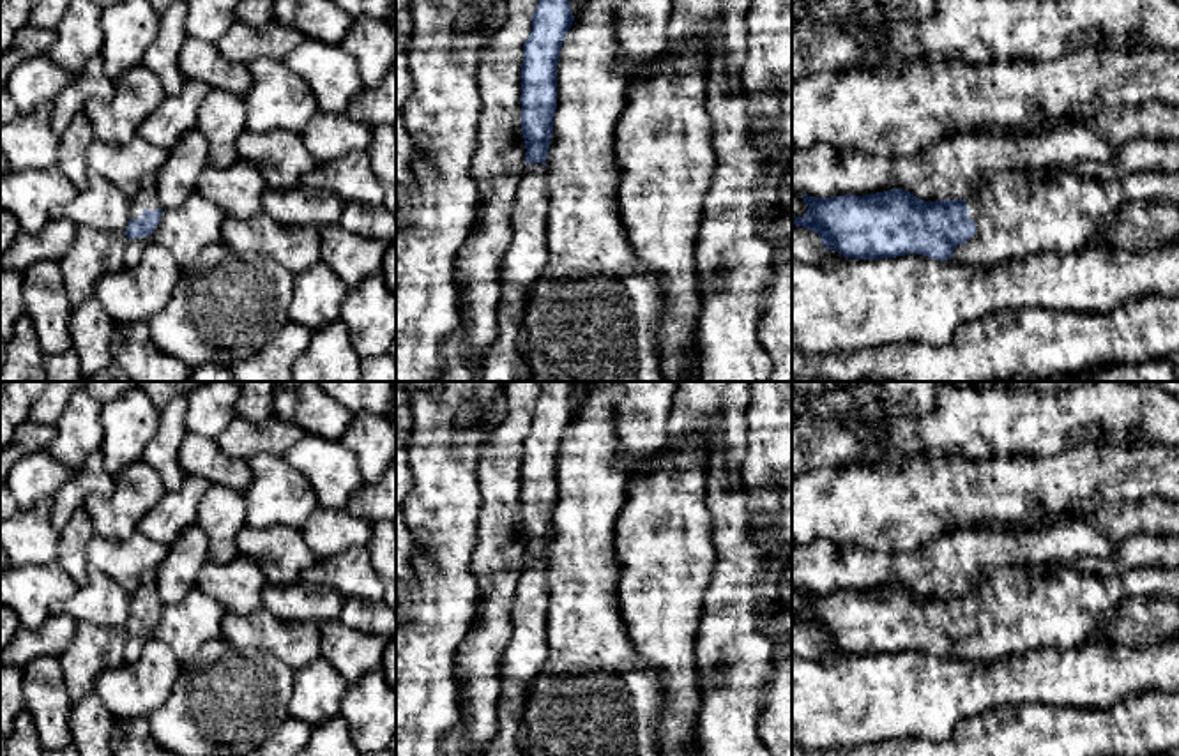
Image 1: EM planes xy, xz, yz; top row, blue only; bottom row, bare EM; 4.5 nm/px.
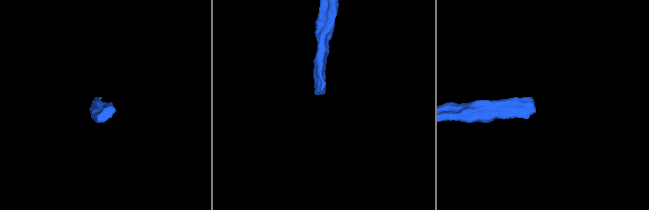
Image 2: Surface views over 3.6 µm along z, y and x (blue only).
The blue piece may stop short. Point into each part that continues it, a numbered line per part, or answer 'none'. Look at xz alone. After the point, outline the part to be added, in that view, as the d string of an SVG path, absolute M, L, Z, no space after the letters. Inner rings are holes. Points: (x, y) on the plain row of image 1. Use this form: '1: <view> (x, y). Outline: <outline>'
1: xz (525, 654). Outline: M527 558L520 572L509 613L509 641L497 675L500 680L498 728L484 756L525 756L516 744L516 733L532 684L543 673L550 654L546 572L548 565L543 558Z

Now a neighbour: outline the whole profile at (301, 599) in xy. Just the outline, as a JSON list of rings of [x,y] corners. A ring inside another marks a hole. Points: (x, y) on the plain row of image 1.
[[[304,578],[285,585],[267,583],[263,590],[263,608],[281,620],[336,620],[343,604],[345,597],[336,588]]]

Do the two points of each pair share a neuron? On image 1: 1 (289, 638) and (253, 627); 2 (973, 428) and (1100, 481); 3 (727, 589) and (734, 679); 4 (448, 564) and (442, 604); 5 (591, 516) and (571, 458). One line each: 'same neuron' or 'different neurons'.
1: same neuron
2: different neurons
3: same neuron
4: same neuron
5: same neuron

